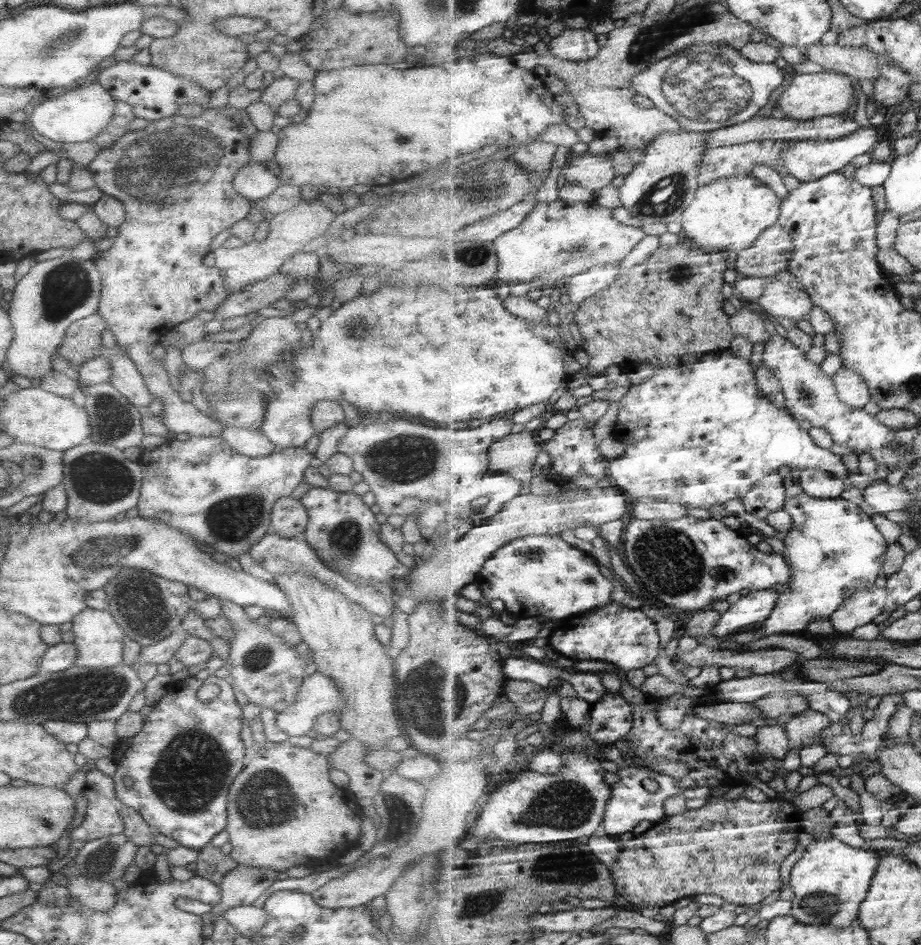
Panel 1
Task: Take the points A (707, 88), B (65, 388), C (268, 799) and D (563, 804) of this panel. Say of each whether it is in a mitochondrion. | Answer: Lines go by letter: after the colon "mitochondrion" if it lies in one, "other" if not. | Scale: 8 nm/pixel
A: mitochondrion
B: other
C: mitochondrion
D: mitochondrion

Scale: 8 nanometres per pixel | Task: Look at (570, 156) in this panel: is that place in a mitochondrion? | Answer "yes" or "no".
no

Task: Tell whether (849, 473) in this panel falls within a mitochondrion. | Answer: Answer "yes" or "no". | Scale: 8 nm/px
no

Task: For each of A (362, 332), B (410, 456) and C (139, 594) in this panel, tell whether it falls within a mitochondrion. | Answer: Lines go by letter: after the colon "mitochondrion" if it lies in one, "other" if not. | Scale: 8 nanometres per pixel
A: mitochondrion
B: mitochondrion
C: mitochondrion

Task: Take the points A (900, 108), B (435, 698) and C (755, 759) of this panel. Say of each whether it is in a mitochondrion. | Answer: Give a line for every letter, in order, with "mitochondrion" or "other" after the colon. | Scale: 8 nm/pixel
A: other
B: mitochondrion
C: other

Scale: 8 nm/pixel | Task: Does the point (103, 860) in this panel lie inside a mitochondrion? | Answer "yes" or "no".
yes

